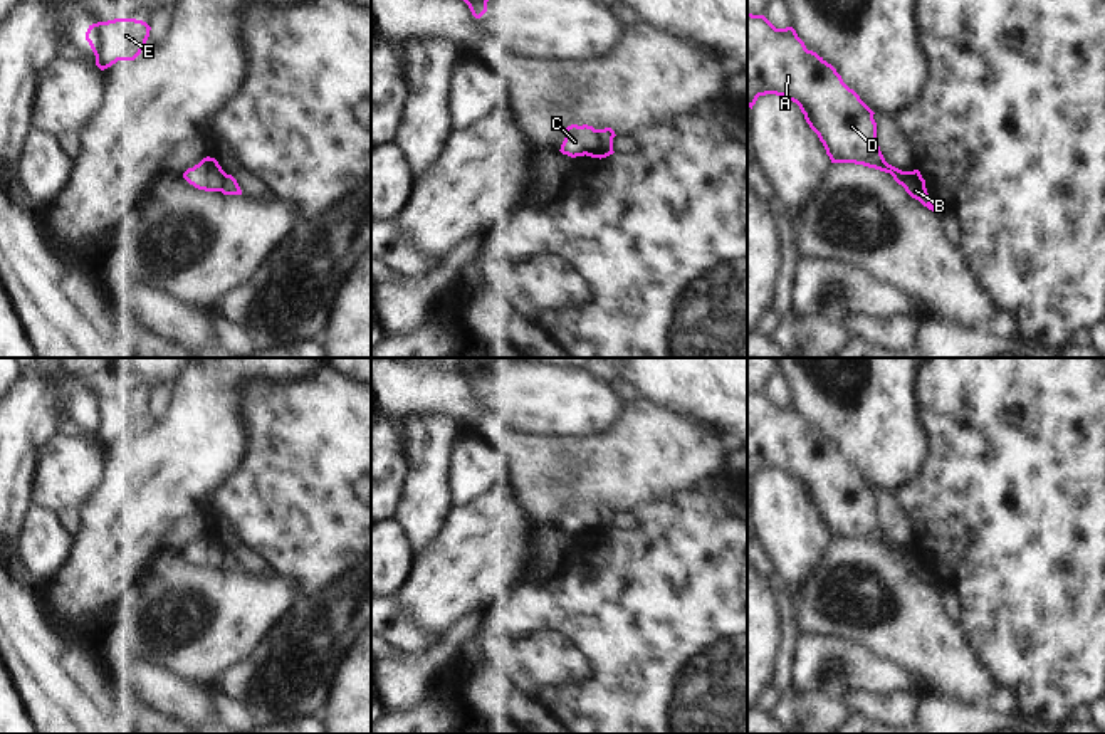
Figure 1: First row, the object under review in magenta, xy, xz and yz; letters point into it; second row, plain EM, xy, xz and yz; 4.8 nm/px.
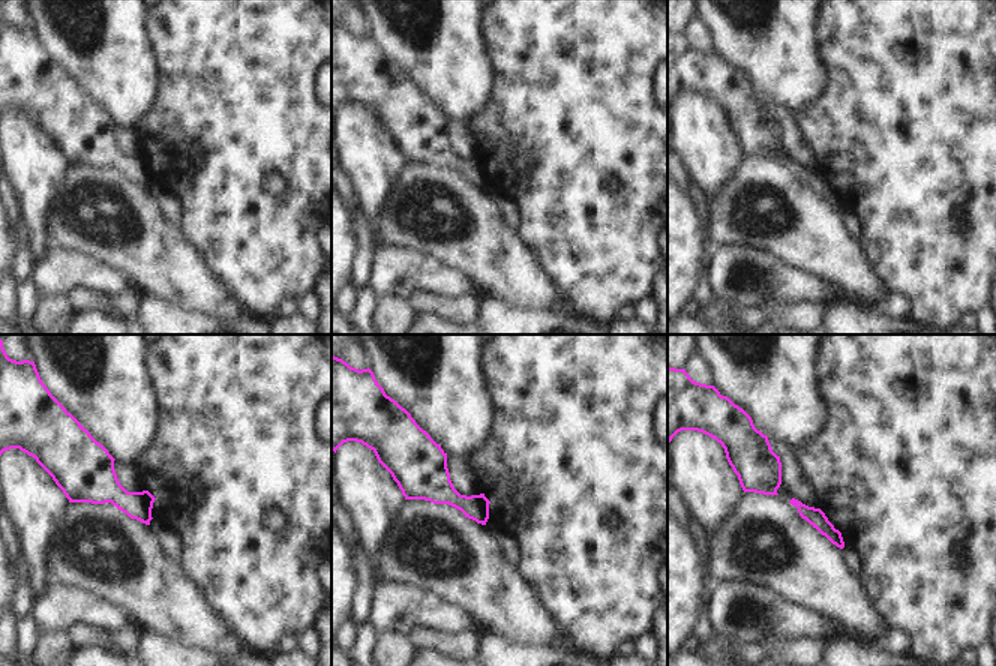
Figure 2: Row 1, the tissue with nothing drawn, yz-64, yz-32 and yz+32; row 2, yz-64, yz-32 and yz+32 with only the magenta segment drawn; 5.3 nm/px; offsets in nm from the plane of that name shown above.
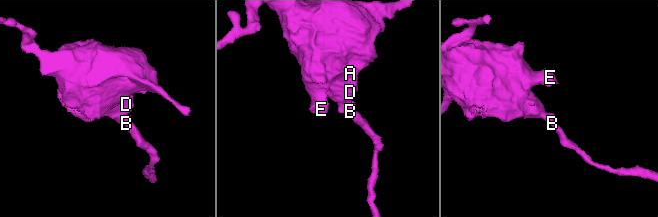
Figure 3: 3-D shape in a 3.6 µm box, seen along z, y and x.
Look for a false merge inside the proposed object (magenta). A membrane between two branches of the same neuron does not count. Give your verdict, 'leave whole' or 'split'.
split

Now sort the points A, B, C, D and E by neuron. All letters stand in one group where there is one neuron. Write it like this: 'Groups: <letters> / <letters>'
Groups: A C D E / B

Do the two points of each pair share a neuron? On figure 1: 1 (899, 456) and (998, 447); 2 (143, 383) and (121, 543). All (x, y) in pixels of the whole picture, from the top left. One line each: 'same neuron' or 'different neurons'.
1: different neurons
2: different neurons

